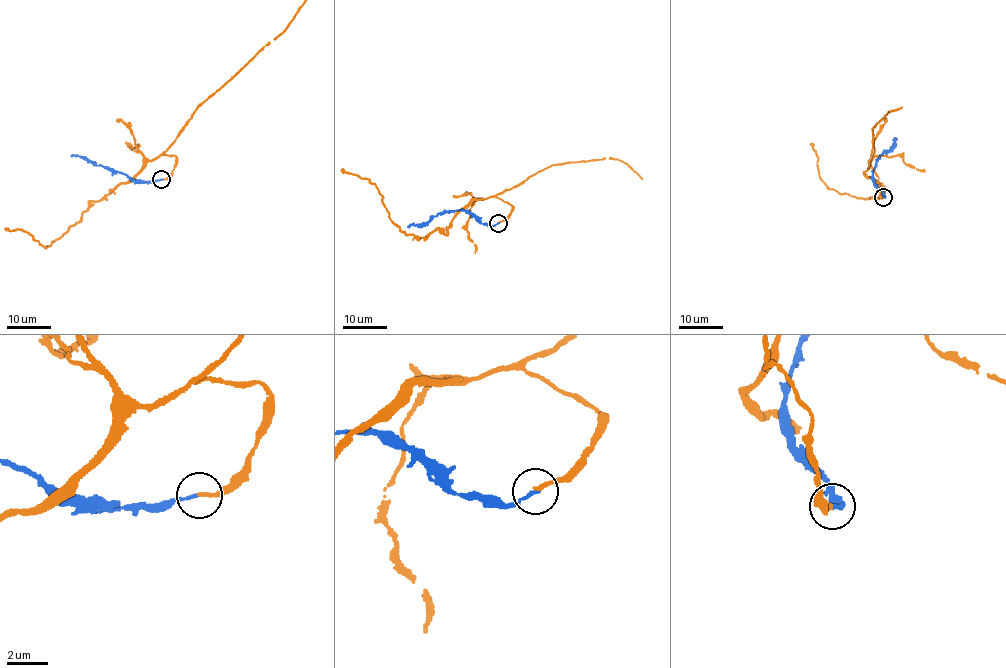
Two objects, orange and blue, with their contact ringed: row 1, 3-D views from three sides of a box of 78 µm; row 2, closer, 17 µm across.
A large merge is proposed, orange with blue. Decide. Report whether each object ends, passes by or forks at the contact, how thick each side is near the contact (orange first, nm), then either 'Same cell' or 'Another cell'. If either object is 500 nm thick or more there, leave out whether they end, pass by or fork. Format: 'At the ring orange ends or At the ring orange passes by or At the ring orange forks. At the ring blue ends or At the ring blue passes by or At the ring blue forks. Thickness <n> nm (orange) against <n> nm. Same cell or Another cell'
At the ring orange ends. At the ring blue ends. Thickness 170 nm (orange) against 140 nm. Same cell

